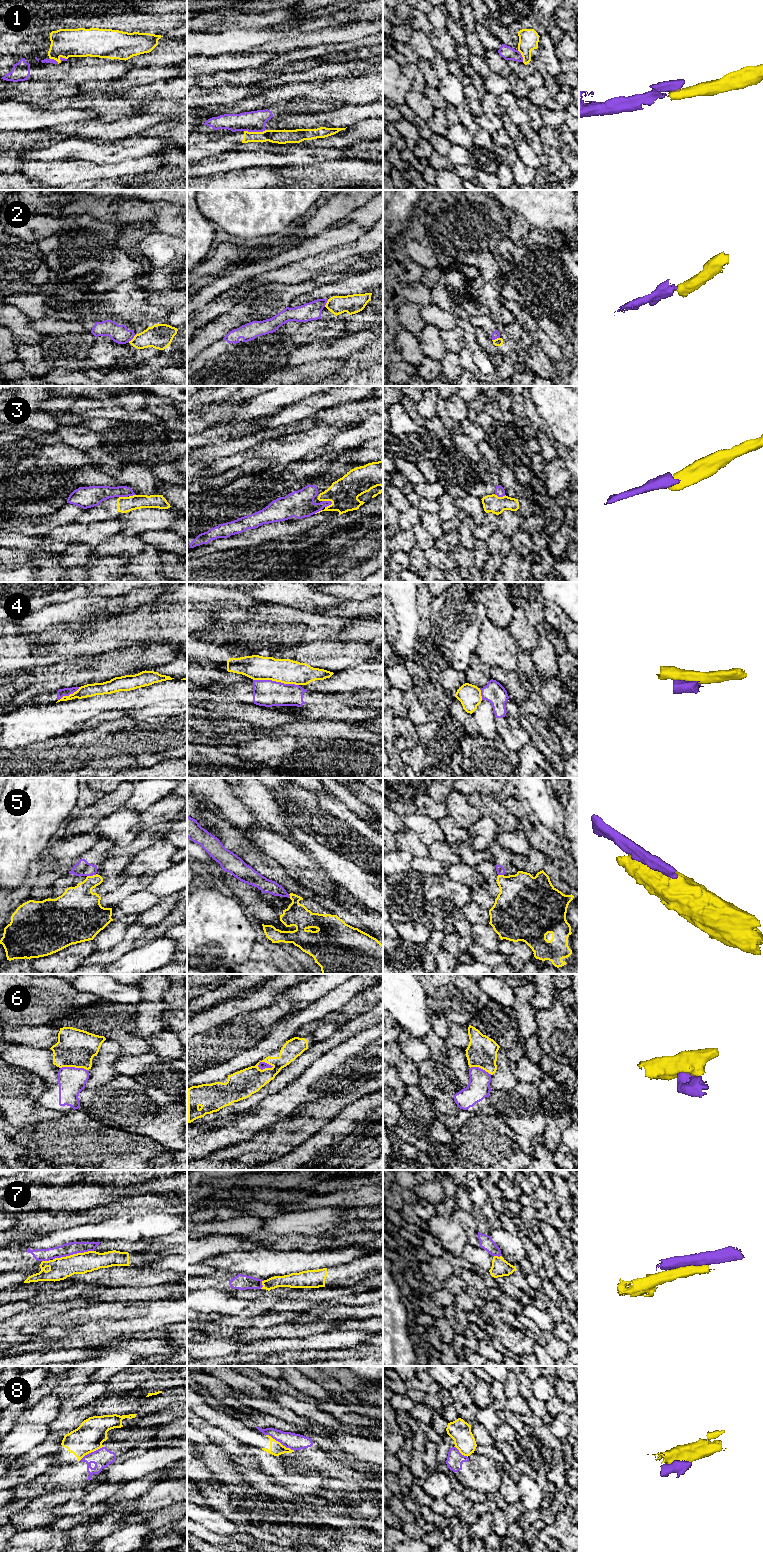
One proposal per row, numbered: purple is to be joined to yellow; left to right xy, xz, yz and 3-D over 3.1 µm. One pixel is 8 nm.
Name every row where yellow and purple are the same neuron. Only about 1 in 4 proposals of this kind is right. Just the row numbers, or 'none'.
none

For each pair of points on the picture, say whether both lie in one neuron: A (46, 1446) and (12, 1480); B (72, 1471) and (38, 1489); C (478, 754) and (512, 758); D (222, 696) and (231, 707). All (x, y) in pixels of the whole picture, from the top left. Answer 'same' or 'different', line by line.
A: same
B: same
C: same
D: same

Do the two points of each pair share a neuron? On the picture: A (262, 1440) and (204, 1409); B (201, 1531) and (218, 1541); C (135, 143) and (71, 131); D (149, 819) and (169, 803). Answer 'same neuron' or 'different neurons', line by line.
A: same neuron
B: same neuron
C: different neurons
D: same neuron

